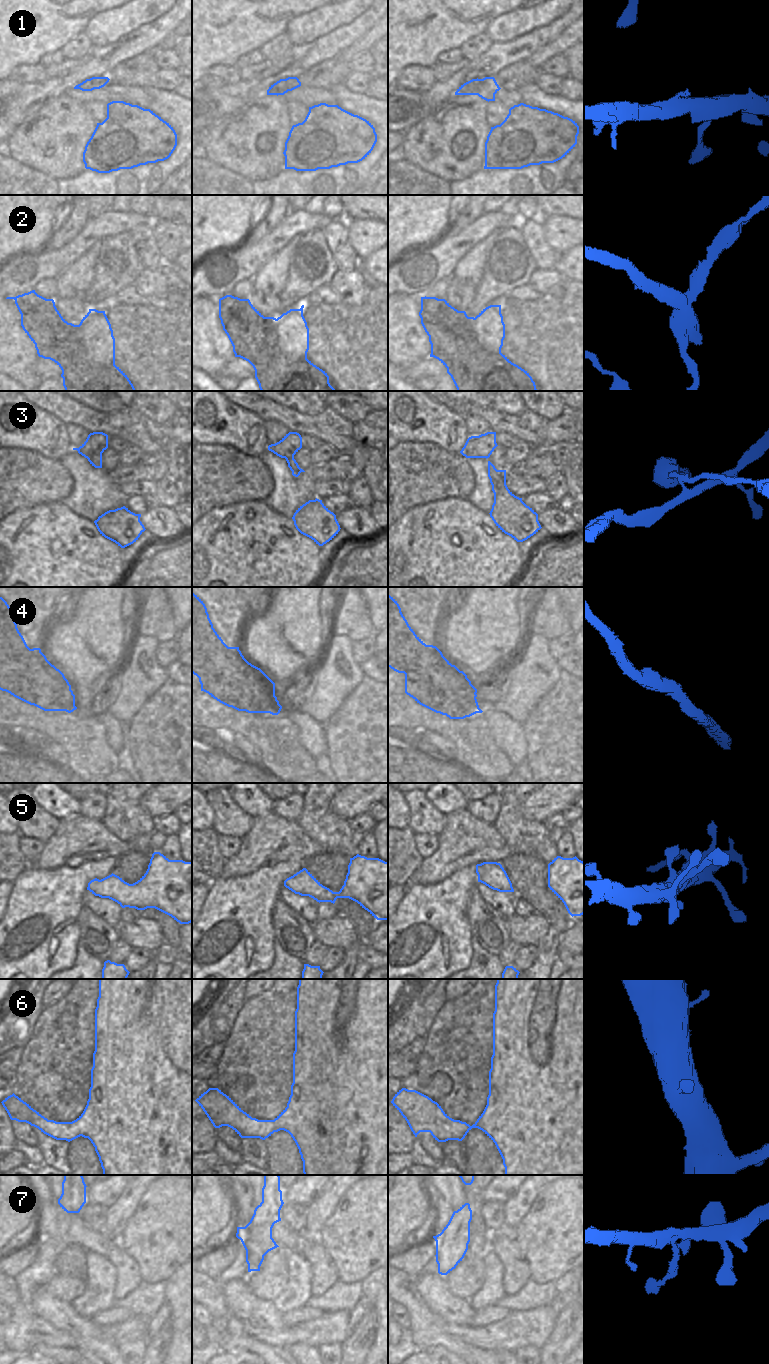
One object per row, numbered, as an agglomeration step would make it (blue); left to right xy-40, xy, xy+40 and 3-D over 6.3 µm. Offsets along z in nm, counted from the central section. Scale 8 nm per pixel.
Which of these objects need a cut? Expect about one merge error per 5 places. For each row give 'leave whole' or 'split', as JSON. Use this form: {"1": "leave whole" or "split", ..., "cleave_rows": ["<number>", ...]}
{"1": "leave whole", "2": "split", "3": "split", "4": "leave whole", "5": "leave whole", "6": "leave whole", "7": "leave whole", "cleave_rows": ["2", "3"]}

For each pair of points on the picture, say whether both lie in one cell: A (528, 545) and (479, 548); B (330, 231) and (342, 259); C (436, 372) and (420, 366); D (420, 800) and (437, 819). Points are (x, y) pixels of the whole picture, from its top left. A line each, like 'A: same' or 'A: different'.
A: different
B: same
C: same
D: same

